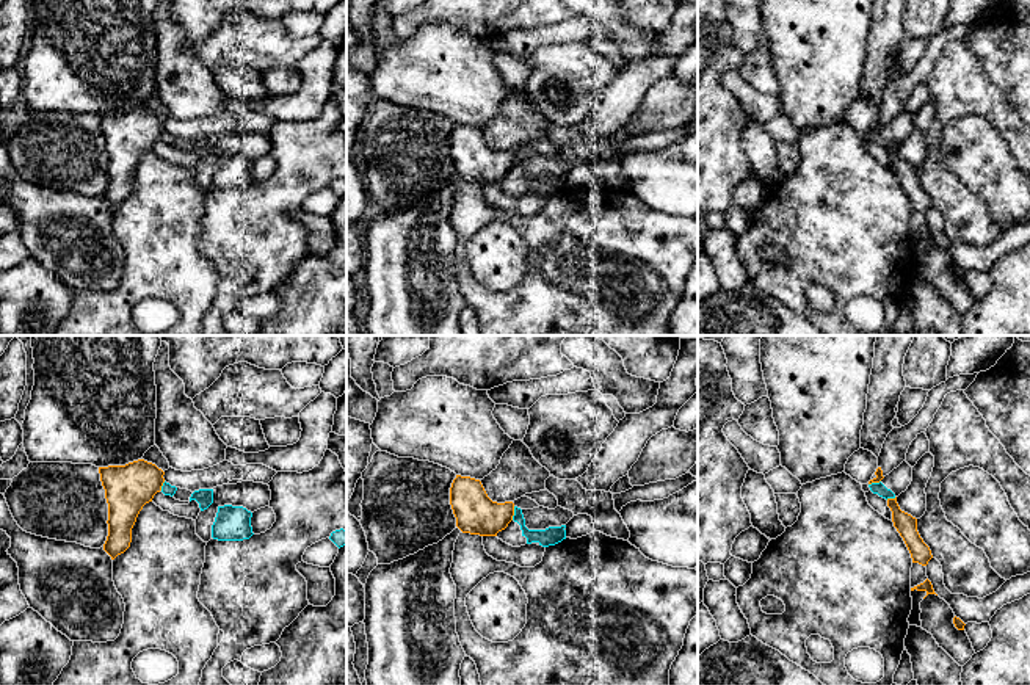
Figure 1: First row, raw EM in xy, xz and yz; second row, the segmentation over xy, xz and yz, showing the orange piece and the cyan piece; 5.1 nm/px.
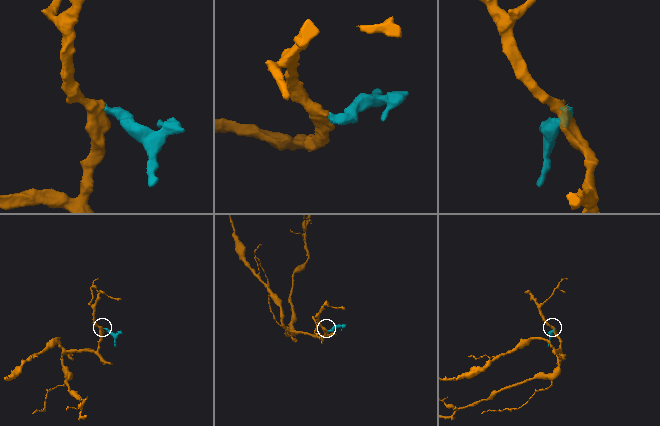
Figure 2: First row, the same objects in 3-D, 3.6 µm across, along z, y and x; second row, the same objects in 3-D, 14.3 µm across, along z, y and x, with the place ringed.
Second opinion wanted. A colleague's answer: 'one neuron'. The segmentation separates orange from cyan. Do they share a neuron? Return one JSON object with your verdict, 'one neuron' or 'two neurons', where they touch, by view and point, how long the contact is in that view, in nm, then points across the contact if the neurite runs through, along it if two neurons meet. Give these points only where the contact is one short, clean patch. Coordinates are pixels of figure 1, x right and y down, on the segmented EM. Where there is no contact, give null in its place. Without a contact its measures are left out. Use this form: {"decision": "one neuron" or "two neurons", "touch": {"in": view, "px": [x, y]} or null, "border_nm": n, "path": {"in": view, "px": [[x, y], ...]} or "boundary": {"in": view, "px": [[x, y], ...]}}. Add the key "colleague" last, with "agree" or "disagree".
{"decision": "two neurons", "touch": {"in": "xz", "px": [513, 513]}, "border_nm": 70, "boundary": {"in": "xz", "px": [[514, 507], [511, 519]]}, "colleague": "disagree"}

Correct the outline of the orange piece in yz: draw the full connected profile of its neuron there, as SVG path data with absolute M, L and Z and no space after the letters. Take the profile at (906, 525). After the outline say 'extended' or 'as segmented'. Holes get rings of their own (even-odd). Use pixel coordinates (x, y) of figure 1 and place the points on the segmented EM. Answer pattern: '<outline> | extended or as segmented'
M887 498L887 506L892 511L892 522L900 536L903 538L912 563L919 563L922 566L927 566L928 561L933 558L930 547L923 542L917 531L917 519L911 514L900 509L895 498Z | as segmented

